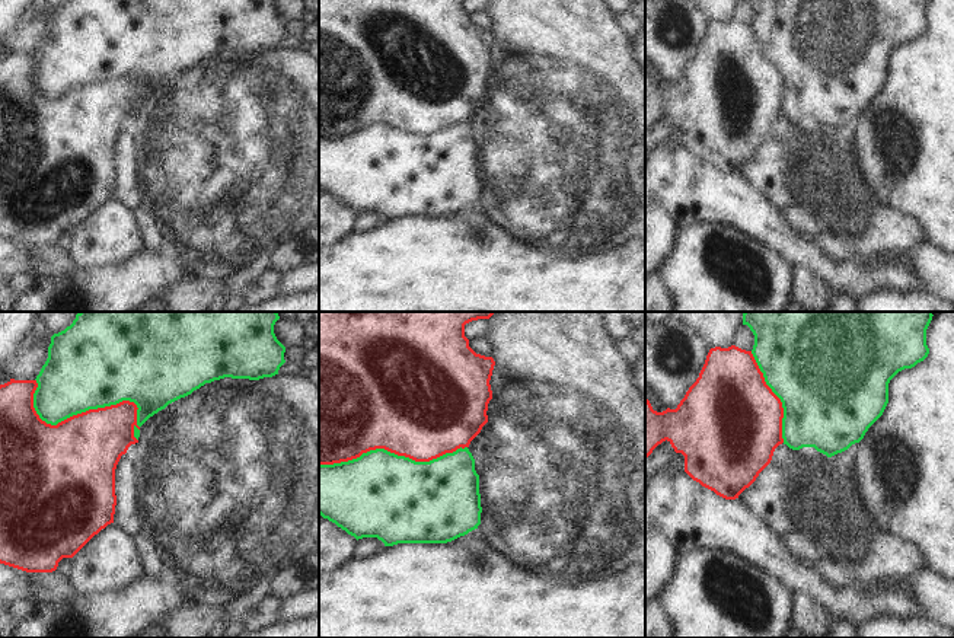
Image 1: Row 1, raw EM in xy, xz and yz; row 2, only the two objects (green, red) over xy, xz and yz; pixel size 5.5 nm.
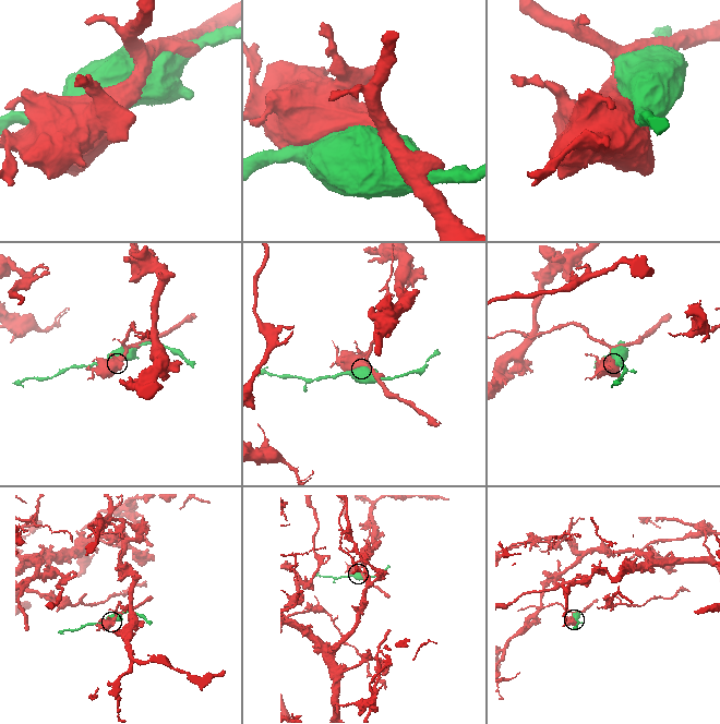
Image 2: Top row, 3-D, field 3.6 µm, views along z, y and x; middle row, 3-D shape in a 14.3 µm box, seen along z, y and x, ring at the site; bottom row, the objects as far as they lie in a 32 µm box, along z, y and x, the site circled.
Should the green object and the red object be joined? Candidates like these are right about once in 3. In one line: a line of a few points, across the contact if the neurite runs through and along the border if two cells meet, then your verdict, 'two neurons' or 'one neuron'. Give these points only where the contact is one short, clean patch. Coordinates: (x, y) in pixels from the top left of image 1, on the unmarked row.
two neurons

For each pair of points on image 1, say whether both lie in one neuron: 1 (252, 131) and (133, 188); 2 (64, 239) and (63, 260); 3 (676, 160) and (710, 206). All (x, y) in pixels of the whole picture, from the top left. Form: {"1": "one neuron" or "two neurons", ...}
{"1": "two neurons", "2": "two neurons", "3": "one neuron"}

